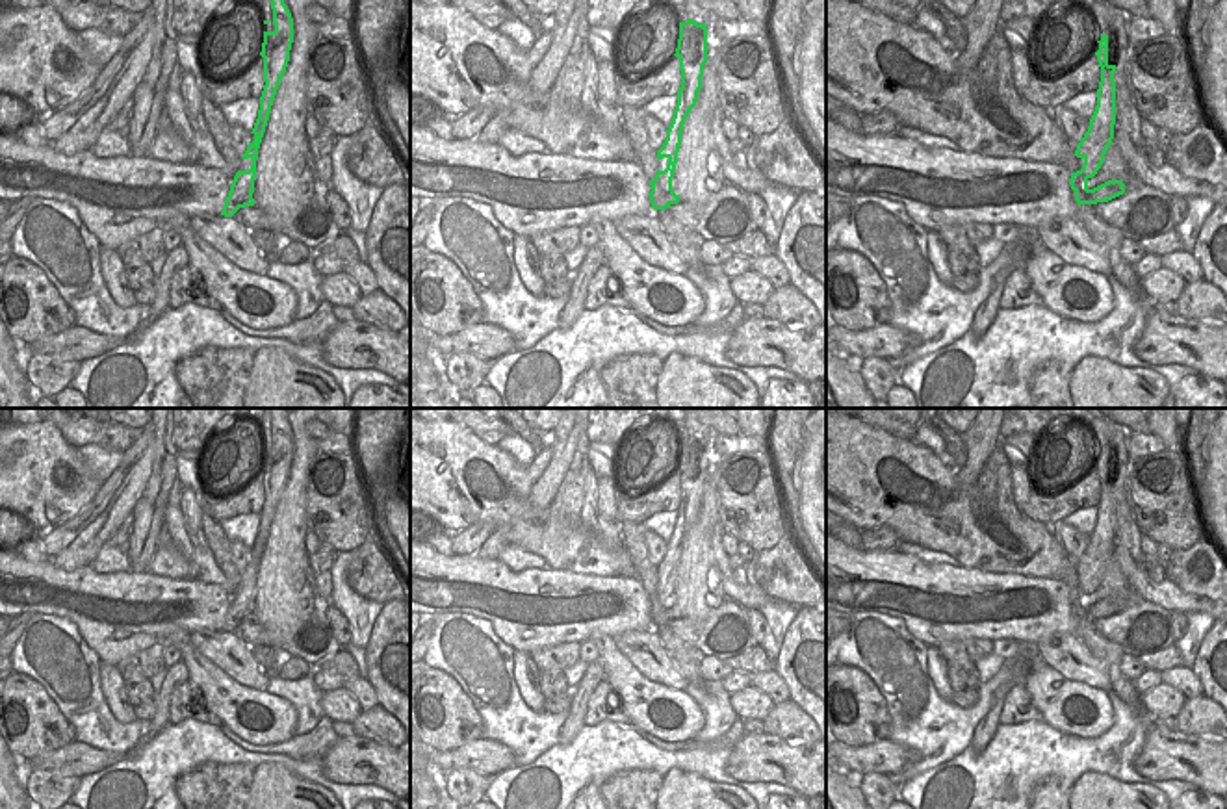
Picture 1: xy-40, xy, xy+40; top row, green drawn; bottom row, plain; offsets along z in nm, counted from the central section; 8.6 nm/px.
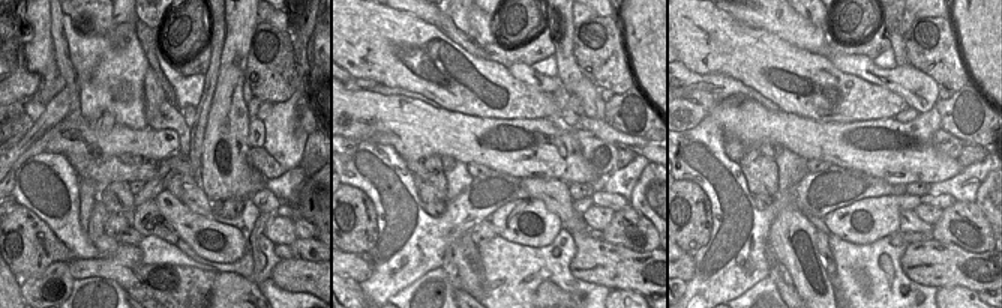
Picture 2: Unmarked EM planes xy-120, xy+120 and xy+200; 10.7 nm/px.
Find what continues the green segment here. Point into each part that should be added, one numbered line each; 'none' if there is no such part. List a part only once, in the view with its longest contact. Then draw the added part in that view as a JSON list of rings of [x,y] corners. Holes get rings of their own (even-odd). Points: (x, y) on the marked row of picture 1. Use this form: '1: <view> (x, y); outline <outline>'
none

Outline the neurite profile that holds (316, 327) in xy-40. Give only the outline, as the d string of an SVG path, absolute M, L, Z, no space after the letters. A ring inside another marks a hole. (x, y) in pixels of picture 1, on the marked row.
M321 301L317 310L299 321L291 321L286 327L277 327L277 328L265 328L265 330L256 330L251 328L243 323L239 323L236 317L232 317L225 308L219 312L225 321L228 321L236 330L254 336L254 338L280 338L288 340L295 345L306 345L312 341L323 343L323 340L338 327L338 319L332 314L332 304L329 301Z

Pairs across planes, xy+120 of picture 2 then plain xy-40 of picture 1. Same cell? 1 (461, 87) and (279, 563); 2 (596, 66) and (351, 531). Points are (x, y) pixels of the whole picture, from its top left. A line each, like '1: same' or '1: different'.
1: different
2: same

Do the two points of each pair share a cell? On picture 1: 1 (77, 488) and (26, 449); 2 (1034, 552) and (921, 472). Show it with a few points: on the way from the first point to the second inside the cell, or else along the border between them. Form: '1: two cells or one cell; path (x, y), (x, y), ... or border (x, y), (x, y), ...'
1: one cell; path (64, 485), (39, 462)
2: one cell; path (1005, 546), (990, 540), (947, 498)

